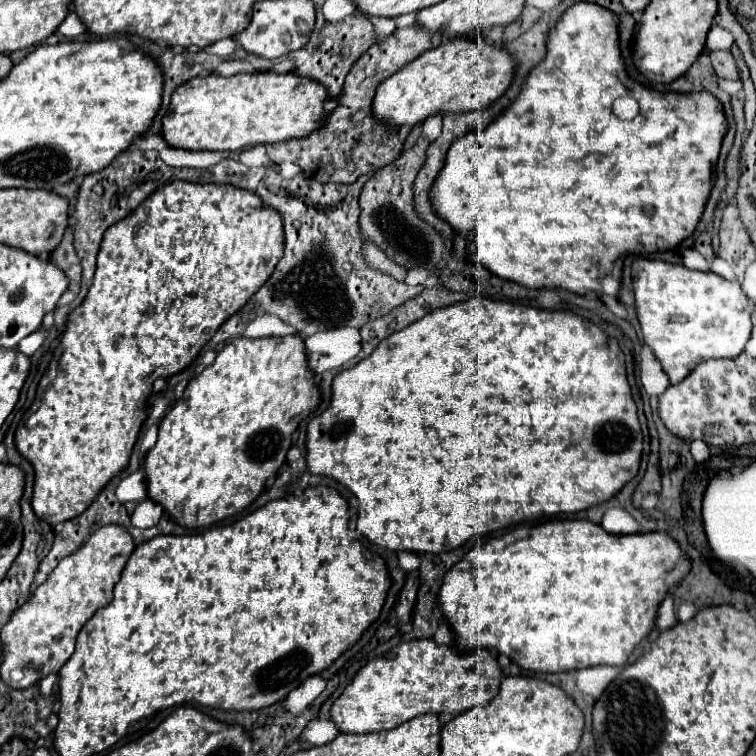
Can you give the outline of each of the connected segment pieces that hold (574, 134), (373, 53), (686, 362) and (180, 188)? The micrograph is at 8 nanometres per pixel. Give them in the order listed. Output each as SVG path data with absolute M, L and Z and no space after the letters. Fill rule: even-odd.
M572 3L558 21L548 31L546 41L546 57L542 63L530 69L518 97L512 105L508 105L486 129L470 131L456 139L448 153L442 171L436 175L432 189L430 189L430 203L434 213L448 223L456 233L462 235L474 251L470 258L476 263L490 269L494 275L514 281L524 287L560 287L578 295L586 293L606 293L616 295L620 289L620 275L622 275L622 257L628 253L634 255L648 255L656 251L672 251L676 249L686 237L690 237L702 217L704 203L708 199L708 191L712 187L714 167L720 155L720 145L726 135L728 123L722 111L720 101L710 93L690 93L690 95L674 95L674 93L658 93L648 89L640 83L634 83L622 65L620 49L618 49L618 29L616 17L596 5L596 3ZM620 95L632 95L638 105L640 113L632 121L622 121L612 113L612 101Z
M410 25L392 33L388 39L372 45L368 53L364 53L352 65L344 81L338 107L322 121L322 129L312 131L302 139L288 139L270 145L268 157L276 163L292 161L300 165L308 175L314 175L322 165L322 183L354 183L360 175L370 173L370 169L378 171L380 167L392 163L402 151L402 141L396 131L388 131L380 121L372 117L372 97L382 81L386 81L388 77L398 73L400 67L408 65L424 51L434 49L440 43L440 33L428 33L416 25Z
M636 259L632 263L632 285L636 299L636 315L642 329L644 343L654 351L670 383L680 383L700 363L710 359L732 359L744 351L744 345L752 331L750 309L752 303L740 289L740 283L726 281L716 273L702 273L686 269L684 265L672 265L666 261Z
M174 181L164 187L160 187L152 197L148 197L136 211L132 211L124 221L118 221L110 225L102 237L98 259L96 259L96 273L92 279L92 285L84 297L84 301L70 311L66 319L66 327L62 333L62 339L54 351L54 357L48 366L44 377L38 383L36 399L30 405L30 409L24 413L22 423L16 429L14 443L20 455L24 455L30 465L34 467L34 493L32 493L32 509L36 517L48 521L50 525L68 521L76 515L80 515L100 493L100 489L118 475L130 459L132 447L138 439L138 431L146 419L146 399L152 393L152 383L158 377L172 377L180 371L184 371L188 365L194 363L194 359L200 355L202 347L212 339L212 335L218 331L218 327L234 315L242 305L264 285L264 281L272 275L276 263L282 257L284 249L284 229L282 219L276 211L270 207L264 207L260 197L254 193L248 193L244 189L232 187L232 185L200 185L200 183L184 183Z

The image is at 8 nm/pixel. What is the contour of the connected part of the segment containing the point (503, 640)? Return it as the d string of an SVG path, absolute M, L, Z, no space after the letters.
M556 519L556 521L548 521L540 525L518 525L506 531L504 535L490 539L482 547L472 550L444 575L444 583L436 595L436 601L442 607L442 615L454 633L456 649L460 653L470 653L476 649L490 649L490 651L510 657L522 669L536 671L536 673L560 673L560 671L574 671L574 669L584 669L592 665L614 665L614 667L624 665L628 661L628 655L634 651L634 647L644 637L648 637L648 633L652 631L656 609L660 601L666 597L668 587L678 583L690 571L690 559L682 555L678 543L672 537L668 537L666 533L612 535L612 533L604 533L600 525L582 521L582 519L564 519L564 521Z

